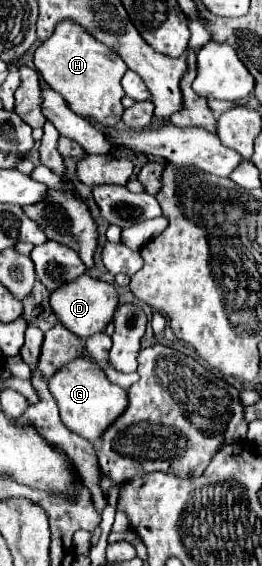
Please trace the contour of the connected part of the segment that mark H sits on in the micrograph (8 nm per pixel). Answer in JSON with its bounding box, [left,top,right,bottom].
[34,20,128,128]

